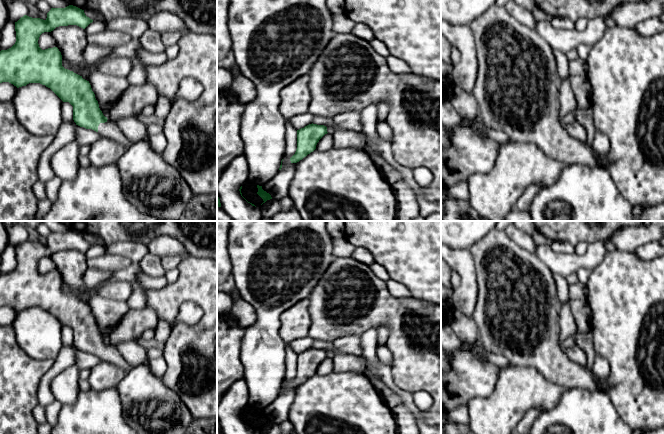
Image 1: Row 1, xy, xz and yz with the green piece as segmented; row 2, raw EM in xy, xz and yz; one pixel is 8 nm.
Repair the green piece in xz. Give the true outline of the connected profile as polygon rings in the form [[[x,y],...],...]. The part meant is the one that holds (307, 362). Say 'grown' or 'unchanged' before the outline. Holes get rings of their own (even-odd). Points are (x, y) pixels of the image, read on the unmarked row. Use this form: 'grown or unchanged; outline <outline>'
unchanged; outline [[[313,347],[297,354],[297,373],[290,382],[291,387],[297,387],[313,376],[319,364],[327,357],[326,350]]]

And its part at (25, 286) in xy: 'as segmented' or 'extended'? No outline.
extended

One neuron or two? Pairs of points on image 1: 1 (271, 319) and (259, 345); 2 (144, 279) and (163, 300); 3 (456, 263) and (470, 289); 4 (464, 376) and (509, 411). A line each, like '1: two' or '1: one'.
1: one
2: two
3: one
4: two

